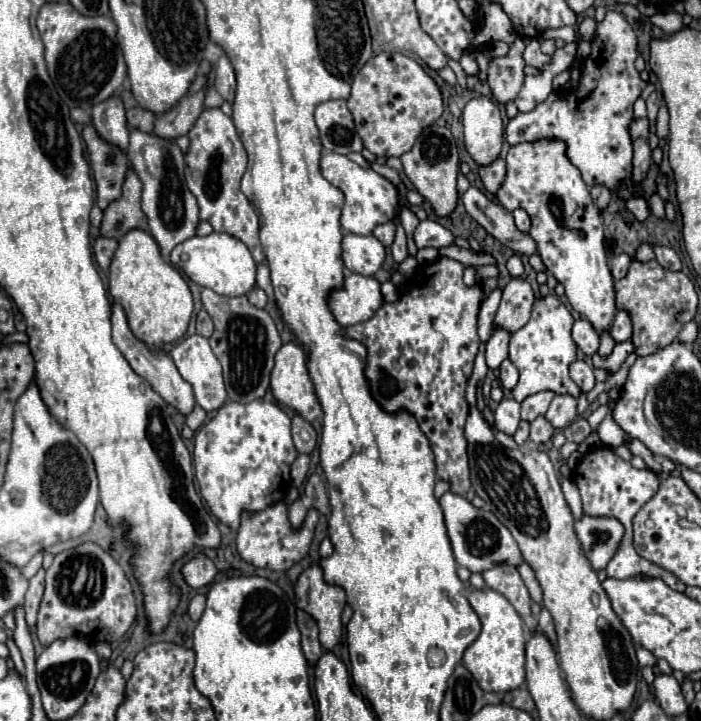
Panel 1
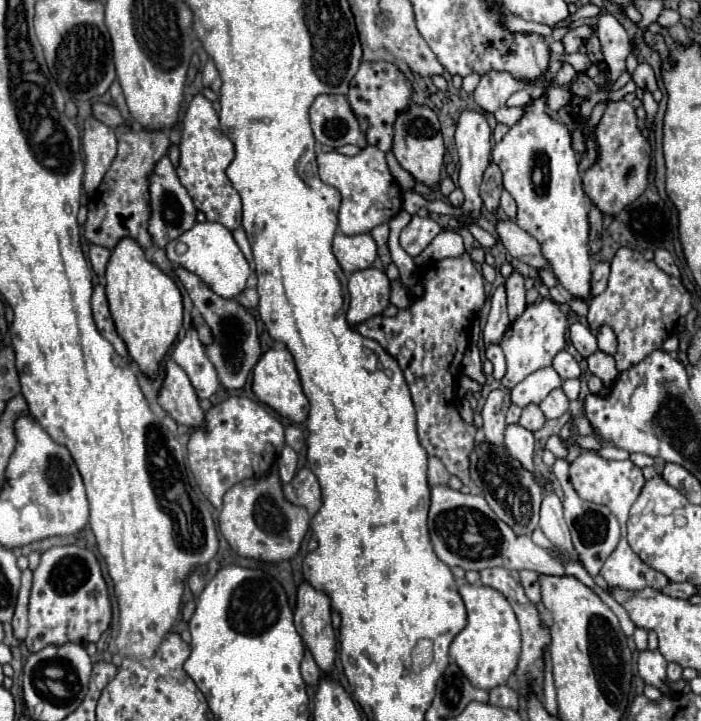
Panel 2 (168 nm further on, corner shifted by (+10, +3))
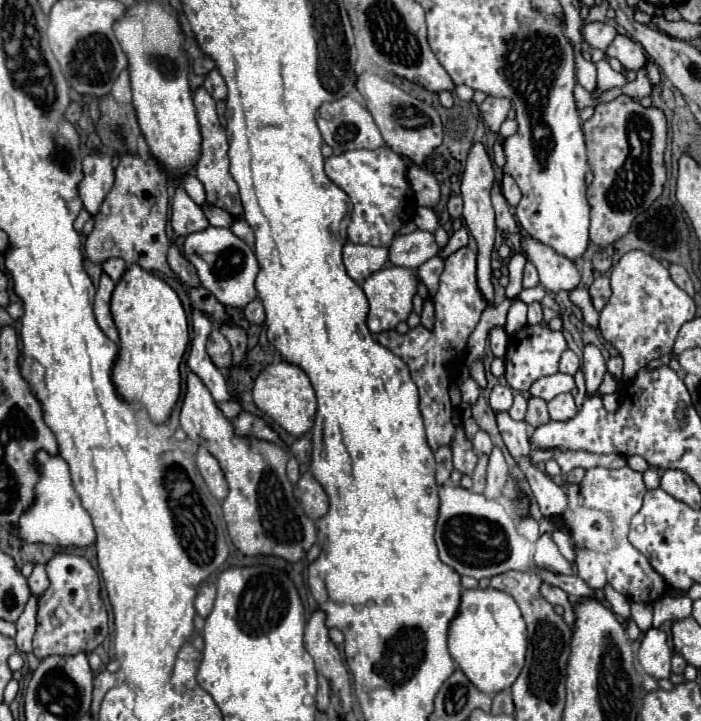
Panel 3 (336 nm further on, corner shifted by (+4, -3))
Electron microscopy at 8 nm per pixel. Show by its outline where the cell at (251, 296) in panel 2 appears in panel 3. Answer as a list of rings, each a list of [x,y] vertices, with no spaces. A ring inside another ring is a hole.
[[[254,299],[250,301],[246,307],[244,307],[244,315],[250,323],[264,323],[264,307],[260,303],[260,299]]]

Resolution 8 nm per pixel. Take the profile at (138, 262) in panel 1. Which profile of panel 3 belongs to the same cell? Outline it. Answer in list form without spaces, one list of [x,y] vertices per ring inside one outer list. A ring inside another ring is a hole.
[[[134,263],[126,267],[122,279],[116,283],[110,309],[120,333],[120,353],[112,369],[114,385],[126,401],[140,401],[152,421],[162,423],[168,419],[180,395],[178,367],[190,341],[188,319],[180,297],[160,277]]]

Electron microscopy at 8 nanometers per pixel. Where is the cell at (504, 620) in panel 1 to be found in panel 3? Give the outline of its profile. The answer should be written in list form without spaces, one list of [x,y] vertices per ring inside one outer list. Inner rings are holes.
[[[468,589],[462,593],[462,603],[456,619],[450,623],[448,649],[462,673],[482,691],[494,695],[510,689],[522,671],[526,657],[526,623],[516,601],[498,589]]]

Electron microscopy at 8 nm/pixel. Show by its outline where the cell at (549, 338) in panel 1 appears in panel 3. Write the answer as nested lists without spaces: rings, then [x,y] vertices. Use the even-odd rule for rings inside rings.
[[[542,321],[538,325],[524,325],[508,339],[508,353],[504,357],[504,361],[506,361],[504,377],[506,377],[508,385],[520,393],[526,393],[538,377],[558,373],[558,361],[560,361],[562,351],[566,351],[566,349],[568,349],[568,345],[566,345],[562,331],[552,331],[546,321]]]

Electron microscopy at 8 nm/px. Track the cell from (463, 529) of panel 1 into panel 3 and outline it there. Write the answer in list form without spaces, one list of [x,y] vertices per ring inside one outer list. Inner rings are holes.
[[[444,485],[440,487],[440,511],[438,511],[438,523],[436,523],[436,545],[440,551],[440,559],[442,563],[450,565],[456,569],[456,573],[460,575],[468,575],[474,579],[482,579],[482,577],[494,577],[500,573],[506,573],[510,569],[514,571],[536,571],[546,583],[564,589],[568,595],[576,595],[576,597],[592,597],[592,589],[578,577],[578,575],[562,575],[562,573],[554,573],[548,569],[540,569],[534,563],[534,543],[530,543],[526,537],[522,537],[516,531],[516,523],[512,521],[512,517],[504,511],[504,507],[492,499],[486,499],[484,495],[476,495],[460,485]]]

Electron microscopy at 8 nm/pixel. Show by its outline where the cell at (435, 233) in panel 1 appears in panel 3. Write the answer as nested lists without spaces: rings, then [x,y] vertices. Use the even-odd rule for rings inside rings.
[[[414,231],[408,235],[400,235],[390,245],[390,261],[398,267],[418,269],[424,261],[432,259],[438,253],[438,245],[434,235],[428,231]]]

